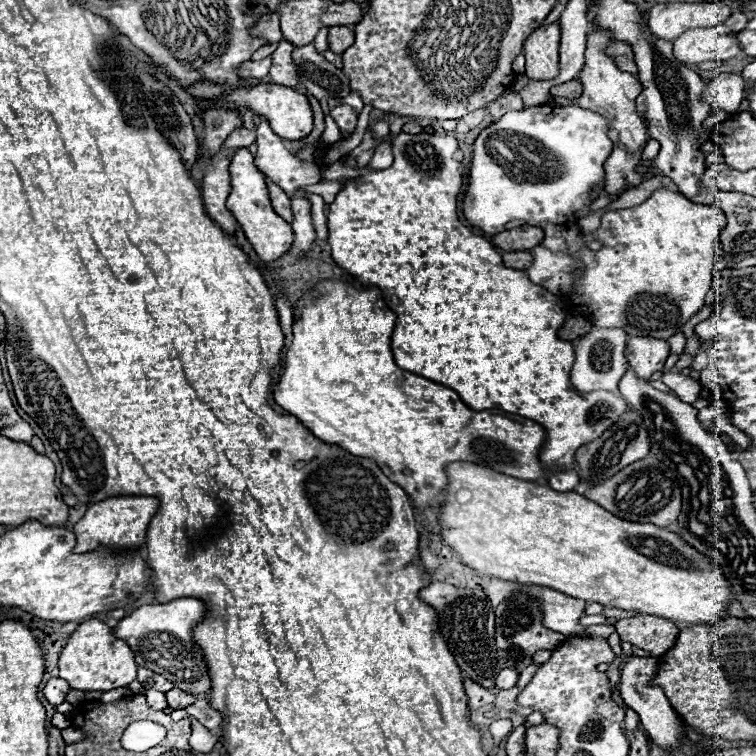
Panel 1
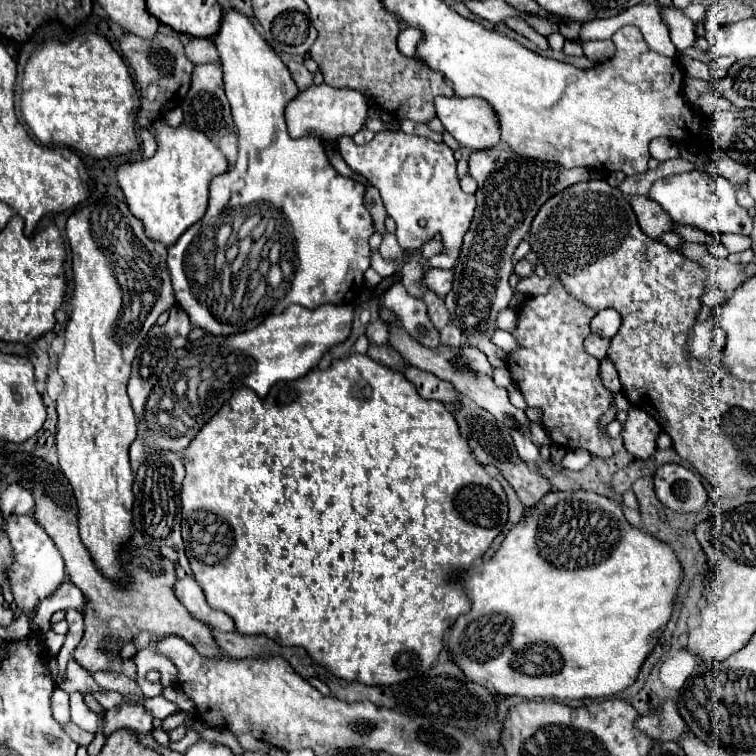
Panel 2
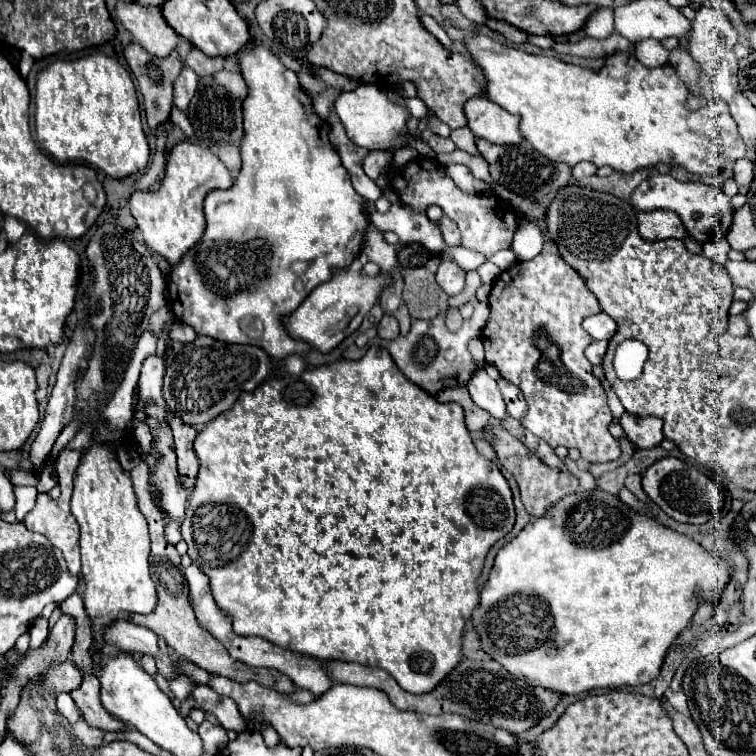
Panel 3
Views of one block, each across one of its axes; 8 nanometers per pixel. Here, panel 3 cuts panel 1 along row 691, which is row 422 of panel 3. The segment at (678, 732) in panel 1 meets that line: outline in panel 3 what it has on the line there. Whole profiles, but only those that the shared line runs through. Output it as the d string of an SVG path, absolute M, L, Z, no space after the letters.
M624 412L620 418L620 424L624 428L626 438L636 448L654 448L664 440L664 436L660 436L662 434L660 418L640 418L640 416Z

